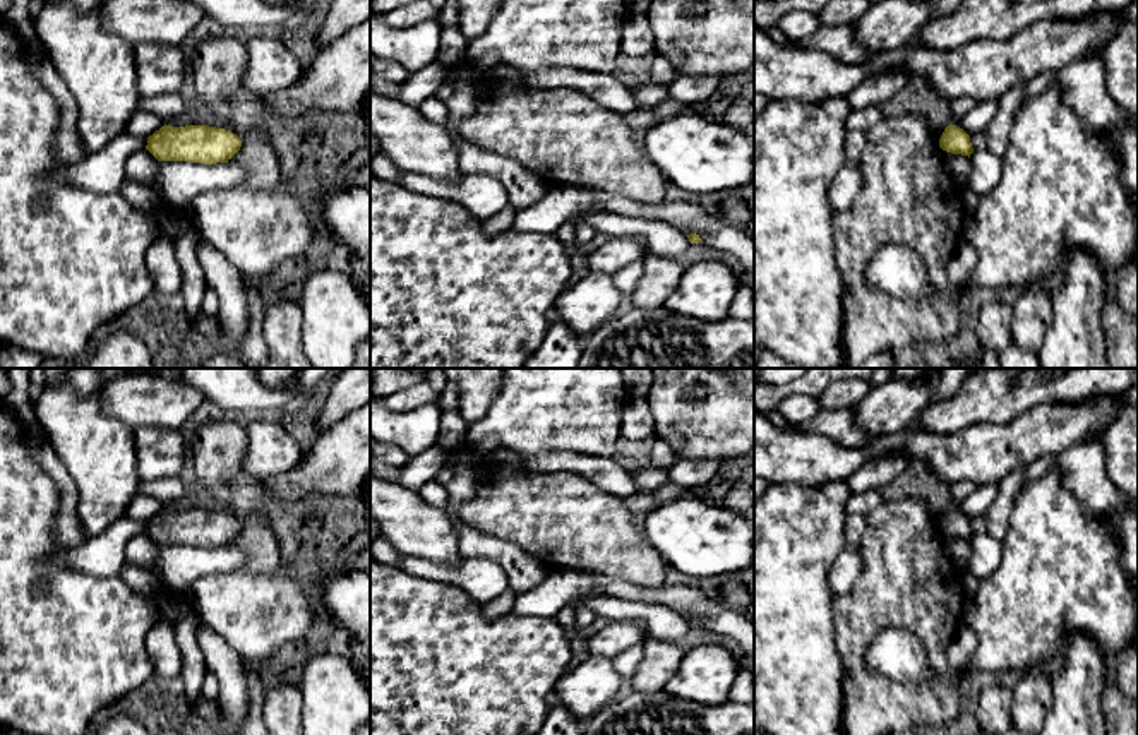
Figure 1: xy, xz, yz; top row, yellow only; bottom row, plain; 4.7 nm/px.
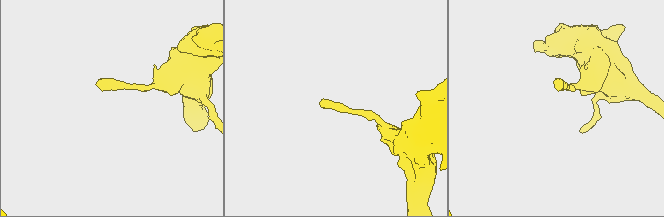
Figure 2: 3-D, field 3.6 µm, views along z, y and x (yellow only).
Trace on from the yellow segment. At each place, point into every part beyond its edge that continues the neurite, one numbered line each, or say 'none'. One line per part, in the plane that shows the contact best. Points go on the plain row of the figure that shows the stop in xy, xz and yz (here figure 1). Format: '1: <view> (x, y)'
none

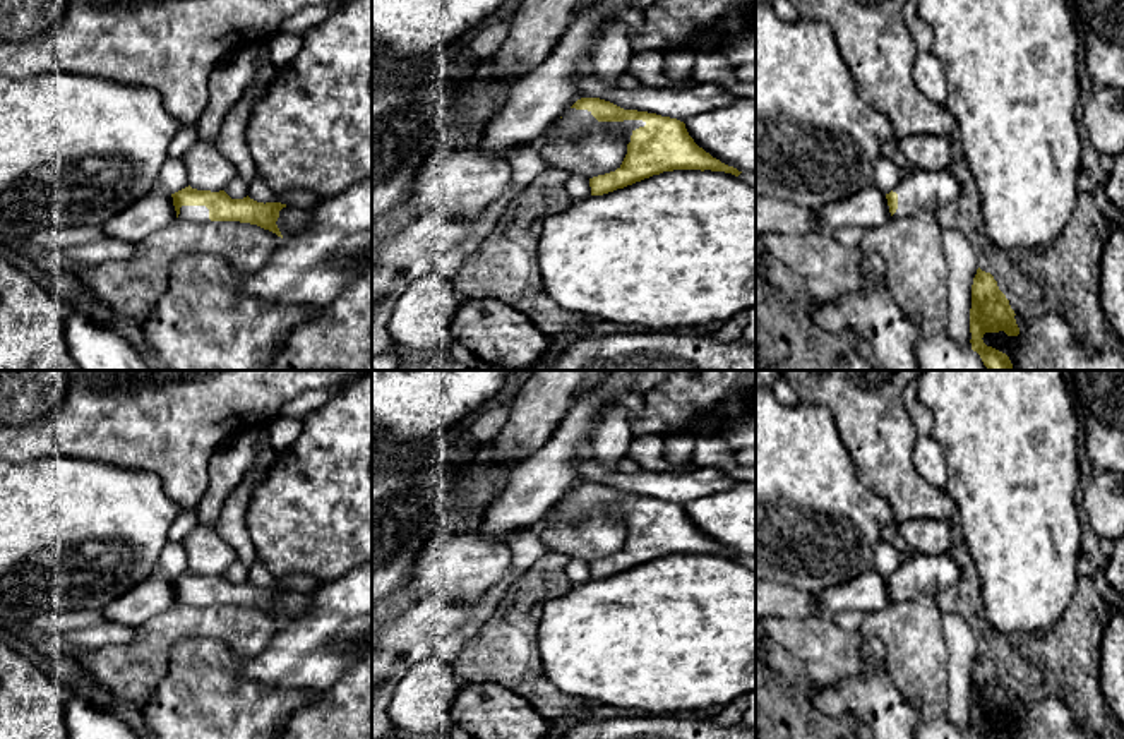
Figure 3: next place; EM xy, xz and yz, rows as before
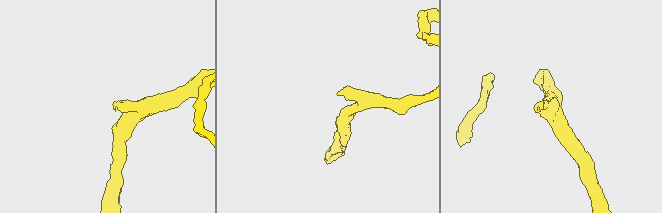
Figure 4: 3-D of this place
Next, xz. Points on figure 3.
1: xz (627, 510)

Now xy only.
1: xy (187, 597)

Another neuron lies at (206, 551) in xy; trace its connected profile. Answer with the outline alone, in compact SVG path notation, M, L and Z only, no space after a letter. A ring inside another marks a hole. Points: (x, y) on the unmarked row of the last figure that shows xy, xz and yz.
M199 525L192 528L182 545L187 552L187 564L192 573L219 576L238 559L231 545L228 545L216 528Z

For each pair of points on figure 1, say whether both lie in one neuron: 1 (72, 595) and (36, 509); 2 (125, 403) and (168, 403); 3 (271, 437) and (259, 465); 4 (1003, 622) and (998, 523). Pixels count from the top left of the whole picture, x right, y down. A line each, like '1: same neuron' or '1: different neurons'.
1: same neuron
2: same neuron
3: same neuron
4: different neurons

